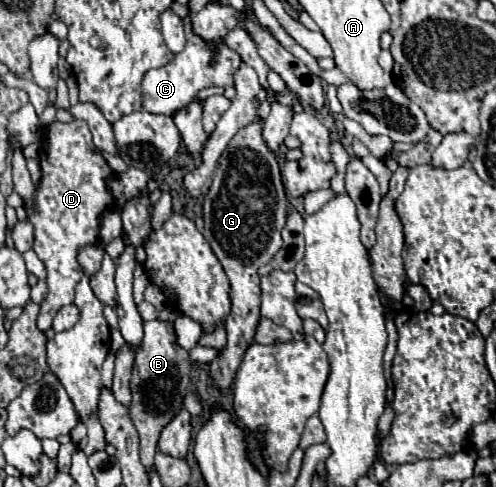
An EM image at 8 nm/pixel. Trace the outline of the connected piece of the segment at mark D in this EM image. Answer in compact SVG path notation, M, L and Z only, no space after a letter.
M86 121L52 123L46 131L40 167L42 179L36 189L36 207L26 207L26 211L28 221L34 225L34 251L48 271L48 295L40 305L36 321L40 331L48 331L56 311L74 301L74 287L82 275L76 261L78 249L98 241L100 217L114 205L114 199L106 187L112 169L106 165L102 155L94 151Z

